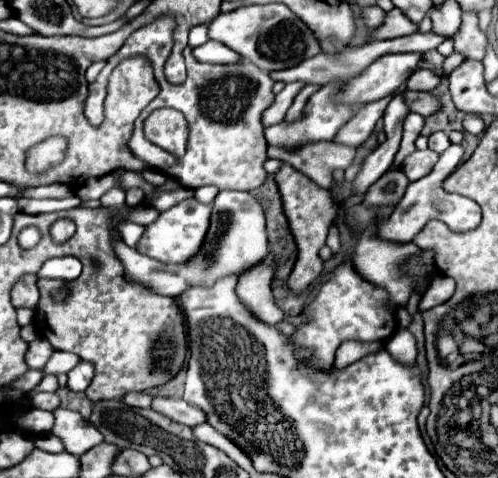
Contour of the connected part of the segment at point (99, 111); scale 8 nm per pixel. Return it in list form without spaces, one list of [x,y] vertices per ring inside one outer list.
[[[88,88],[88,100],[86,100],[84,114],[92,122],[92,125],[96,124],[95,116],[104,116],[102,102],[104,102],[104,90],[102,88]]]

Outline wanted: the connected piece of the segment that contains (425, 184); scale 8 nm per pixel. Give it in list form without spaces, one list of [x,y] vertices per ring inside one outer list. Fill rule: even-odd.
[[[452,144],[446,152],[440,154],[440,160],[436,162],[436,166],[432,168],[432,172],[428,176],[424,176],[424,178],[420,178],[416,182],[410,182],[410,186],[406,190],[406,196],[394,208],[392,216],[386,222],[378,224],[376,236],[380,240],[388,240],[388,242],[394,242],[394,244],[408,244],[426,226],[426,222],[432,219],[443,221],[454,232],[466,232],[466,230],[476,228],[480,224],[478,204],[474,200],[470,200],[470,198],[460,196],[460,194],[448,194],[442,188],[444,180],[458,168],[458,164],[462,160],[462,154],[464,154],[464,146]]]

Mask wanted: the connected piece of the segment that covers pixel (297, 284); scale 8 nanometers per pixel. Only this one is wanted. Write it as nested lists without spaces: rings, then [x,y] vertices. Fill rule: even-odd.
[[[288,164],[280,172],[276,172],[274,178],[278,182],[278,188],[280,188],[280,194],[284,200],[284,212],[290,222],[290,230],[298,244],[298,260],[290,274],[288,286],[290,286],[290,290],[300,292],[300,290],[308,288],[322,272],[322,260],[318,256],[318,250],[324,246],[326,234],[328,234],[330,226],[334,224],[336,208],[334,208],[334,200],[328,190],[320,188],[318,184],[312,184],[312,180],[308,180],[306,176],[302,176],[298,170],[294,170]]]

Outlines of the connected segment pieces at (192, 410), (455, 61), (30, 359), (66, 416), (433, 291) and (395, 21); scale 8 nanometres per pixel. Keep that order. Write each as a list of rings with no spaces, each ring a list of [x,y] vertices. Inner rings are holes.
[[[156,398],[152,402],[152,410],[162,412],[164,416],[170,416],[174,422],[182,422],[190,428],[194,428],[196,424],[206,422],[204,412],[200,412],[200,408],[188,404],[180,398]]]
[[[456,52],[447,57],[443,63],[443,76],[448,76],[451,71],[459,66],[464,60],[464,56]]]
[[[37,338],[30,344],[28,352],[26,352],[26,364],[32,370],[44,370],[44,364],[48,362],[50,354],[54,352],[52,344],[46,338]]]
[[[58,408],[54,410],[56,422],[52,432],[64,442],[64,448],[74,454],[80,456],[86,450],[90,450],[92,446],[104,442],[102,434],[96,430],[94,424],[90,424],[88,420],[84,420],[78,412],[66,410],[66,408]]]
[[[436,276],[434,282],[424,292],[424,296],[420,300],[420,308],[422,310],[430,310],[430,308],[434,308],[438,304],[444,304],[446,300],[452,298],[454,290],[456,290],[456,282],[452,278],[448,278],[448,276]]]
[[[398,8],[386,12],[384,16],[384,22],[370,30],[370,38],[372,40],[386,40],[386,38],[396,38],[396,36],[406,36],[406,34],[412,34],[416,30],[416,24],[412,24]]]

